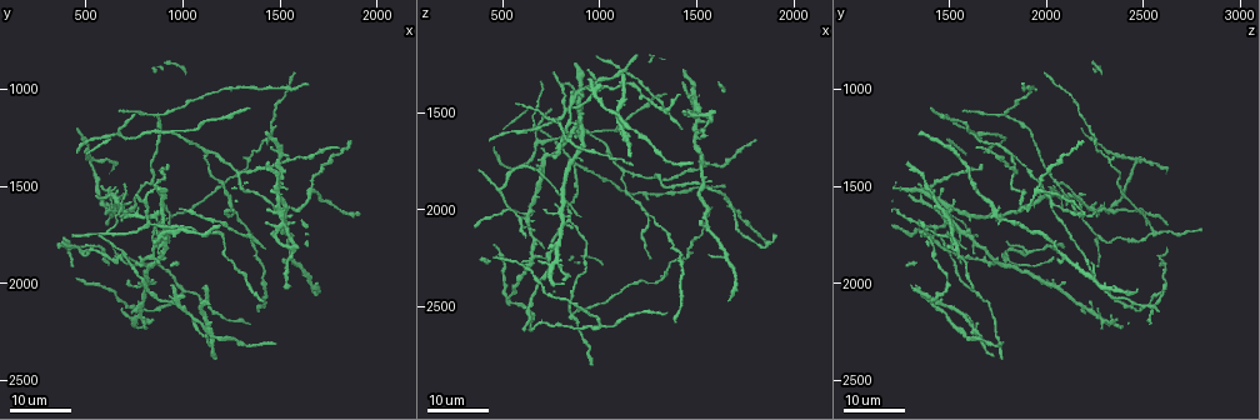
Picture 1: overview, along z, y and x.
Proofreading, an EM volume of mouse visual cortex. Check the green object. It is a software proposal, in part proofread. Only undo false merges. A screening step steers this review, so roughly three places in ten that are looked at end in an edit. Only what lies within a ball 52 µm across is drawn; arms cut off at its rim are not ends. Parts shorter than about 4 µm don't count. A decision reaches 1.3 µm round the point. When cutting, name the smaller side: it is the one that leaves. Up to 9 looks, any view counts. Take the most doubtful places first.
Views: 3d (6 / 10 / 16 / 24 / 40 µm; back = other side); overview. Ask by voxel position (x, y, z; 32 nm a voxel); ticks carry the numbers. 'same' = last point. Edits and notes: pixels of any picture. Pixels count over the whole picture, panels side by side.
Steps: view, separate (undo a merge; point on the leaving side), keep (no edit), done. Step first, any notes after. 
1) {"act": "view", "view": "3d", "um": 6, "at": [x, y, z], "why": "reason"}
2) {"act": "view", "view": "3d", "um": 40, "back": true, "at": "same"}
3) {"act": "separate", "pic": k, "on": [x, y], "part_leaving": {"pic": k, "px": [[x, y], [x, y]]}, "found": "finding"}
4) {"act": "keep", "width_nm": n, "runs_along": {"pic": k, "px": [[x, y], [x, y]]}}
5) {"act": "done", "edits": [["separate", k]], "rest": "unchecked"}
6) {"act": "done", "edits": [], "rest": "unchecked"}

{"act": "view", "view": "3d", "um": 16, "at": [620, 1740, 1600], "why": "branch point"}

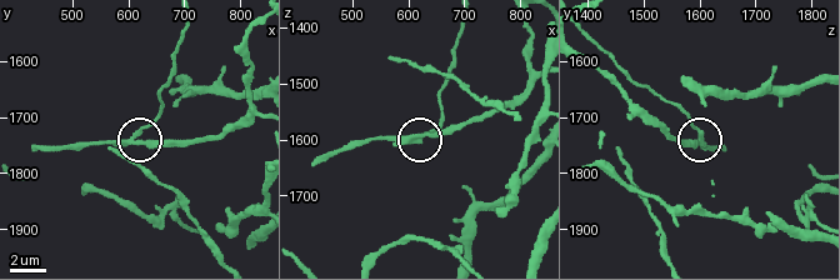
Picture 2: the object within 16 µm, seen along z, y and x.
{"act": "view", "view": "3d", "um": 6, "at": [620, 1730, 1600]}

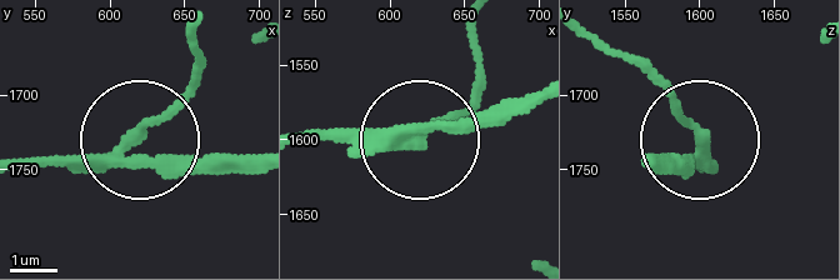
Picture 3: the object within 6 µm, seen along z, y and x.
{"act": "keep", "width_nm": 190, "runs_along": {"pic": 3, "px": [[250, 151], [130, 139], [23, 164]]}, "found": "all the same neuron"}

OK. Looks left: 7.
{"act": "view", "view": "3d", "um": 24, "at": [1260, 1590, 2030]}

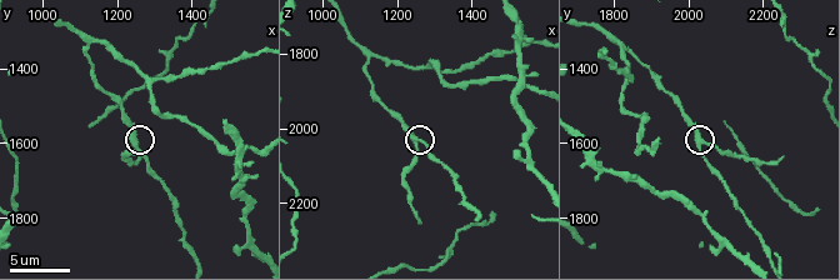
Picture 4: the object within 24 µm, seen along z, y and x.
{"act": "view", "view": "3d", "um": 6, "at": [1240, 1600, 2030], "why": "zoom in"}

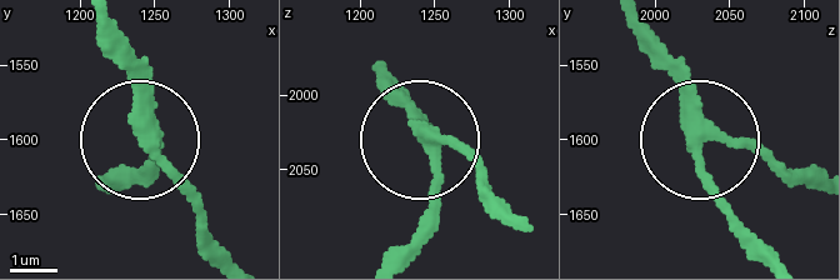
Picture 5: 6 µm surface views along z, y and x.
{"act": "keep", "width_nm": 280, "runs_along": {"pic": 5, "px": [[636, 23], [696, 139], [756, 146], [800, 179]]}, "found": "continuous, no second neuron"}

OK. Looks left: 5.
{"act": "view", "view": "3d", "um": 16, "at": [900, 1120, 1780], "why": "three-way junction"}

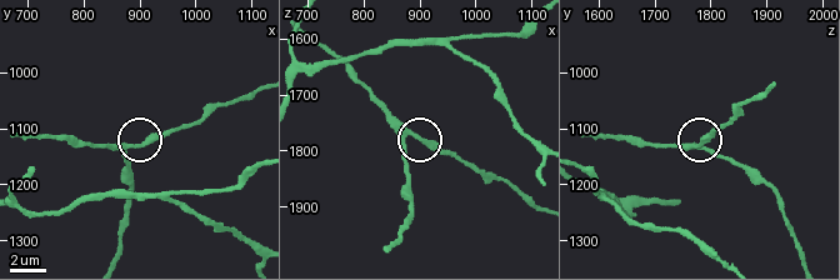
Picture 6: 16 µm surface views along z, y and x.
{"act": "view", "view": "3d", "um": 10, "at": [885, 1130, 1770]}

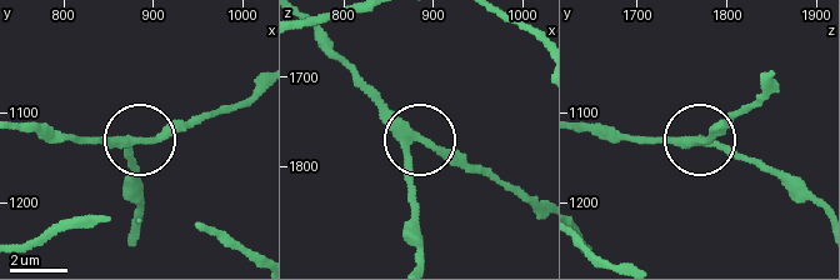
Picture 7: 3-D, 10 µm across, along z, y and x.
{"act": "keep", "side_arm_um": 28, "runs_along": {"pic": 7, "px": [[420, 256], [409, 149], [428, 141], [456, 151], [475, 168]]}, "found": "one neuron here"}

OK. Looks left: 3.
{"act": "view", "view": "3d", "um": 16, "at": [1680, 1530, 1980], "why": "arms part here"}

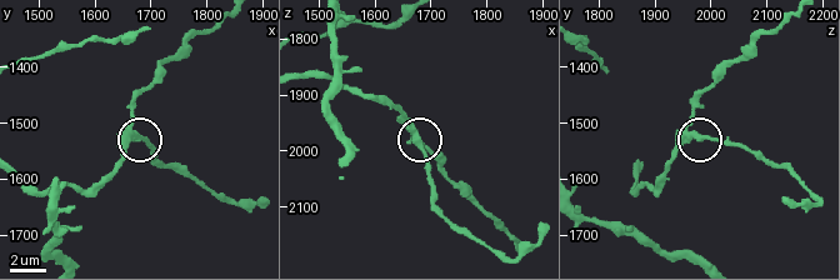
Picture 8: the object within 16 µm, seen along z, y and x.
{"act": "view", "view": "3d", "um": 6, "at": [1670, 1520, 1965]}

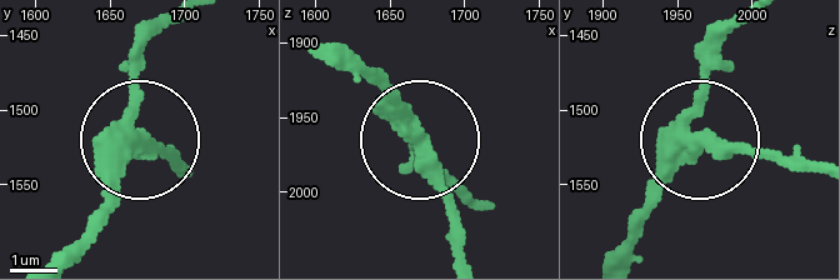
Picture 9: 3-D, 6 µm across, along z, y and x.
{"act": "keep", "runs_along": {"pic": 9, "px": [[614, 250], [694, 143], [710, 26]]}, "found": "all the same neuron"}

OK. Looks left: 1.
{"act": "done", "edits": [], "rest": "unchecked"}

